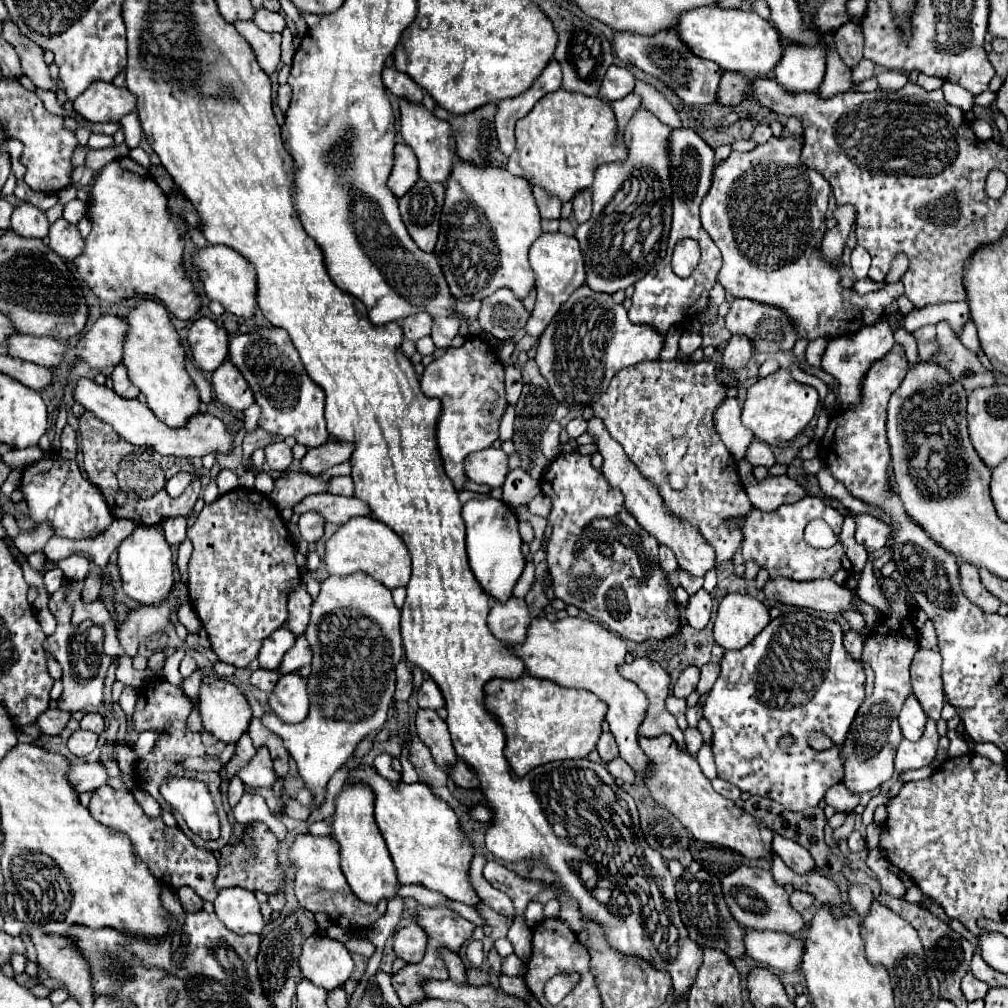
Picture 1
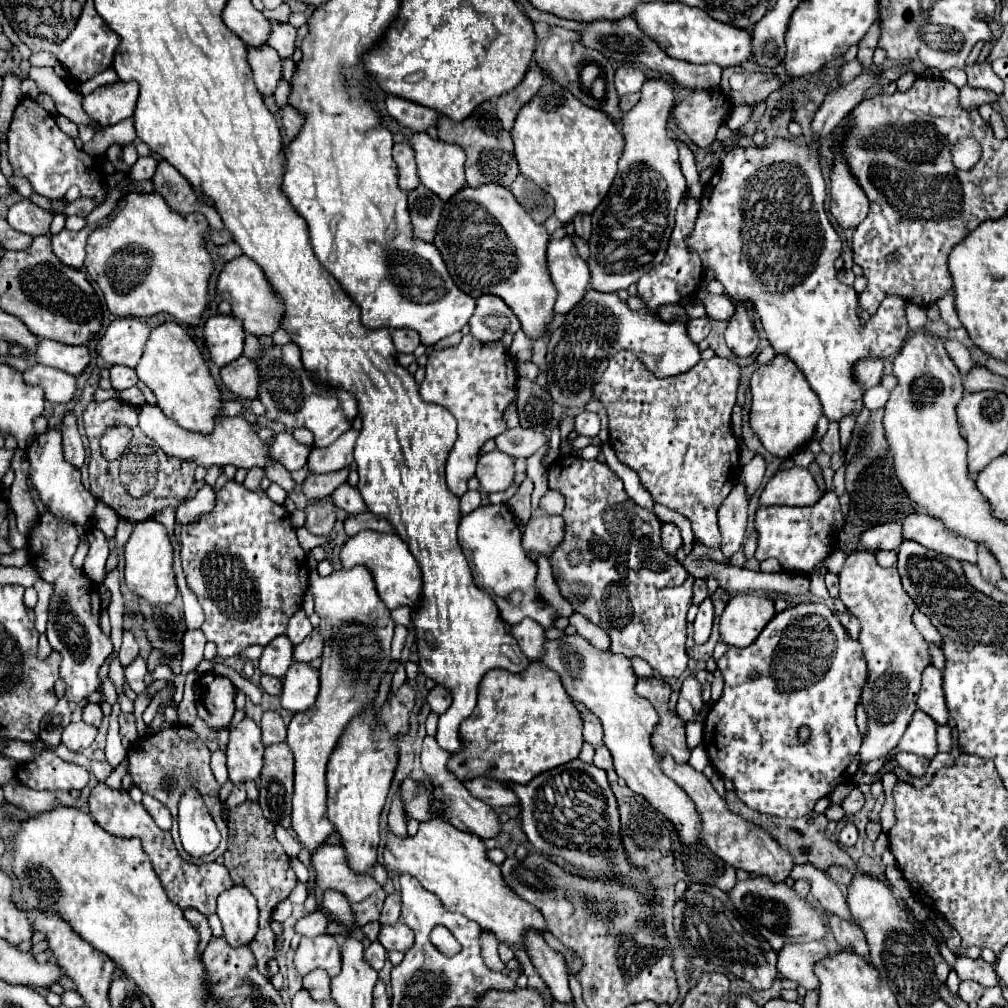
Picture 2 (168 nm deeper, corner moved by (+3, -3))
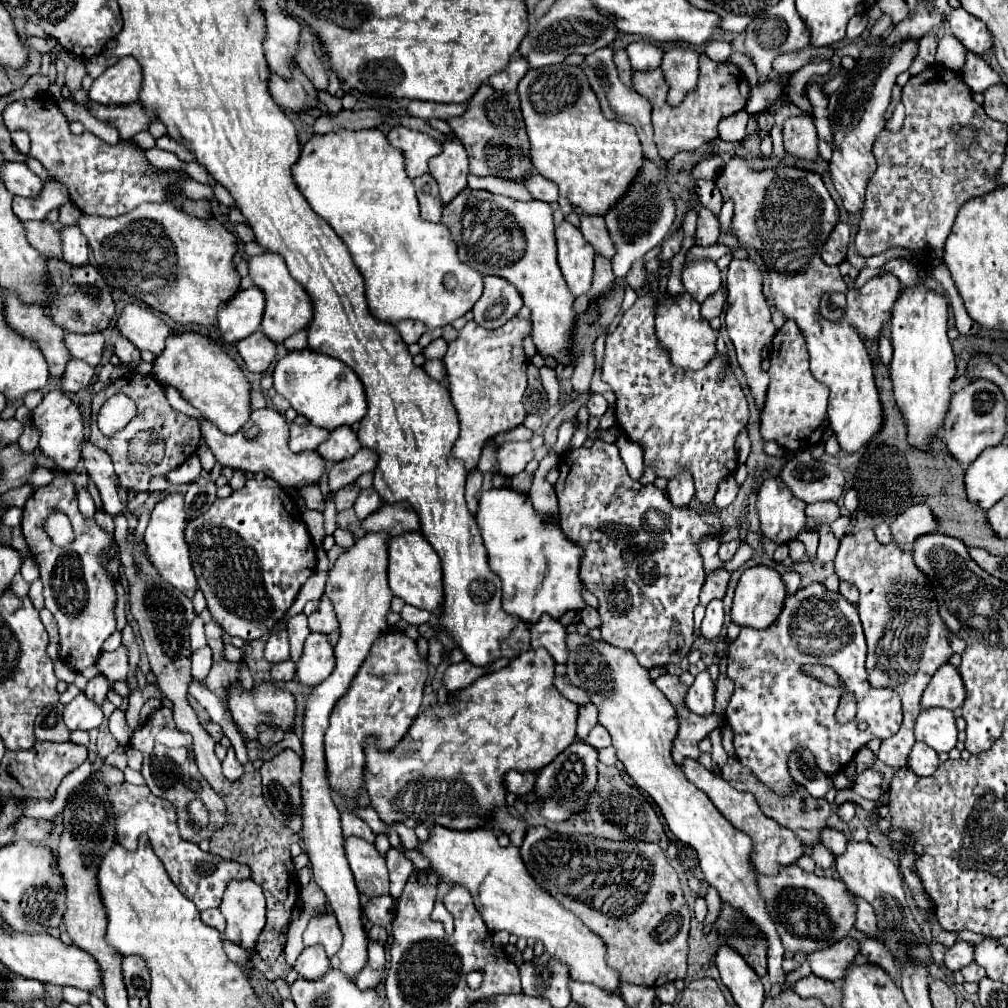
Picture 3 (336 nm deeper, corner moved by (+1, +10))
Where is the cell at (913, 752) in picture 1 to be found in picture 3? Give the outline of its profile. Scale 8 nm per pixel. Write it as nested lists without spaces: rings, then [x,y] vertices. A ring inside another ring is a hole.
[[[915,743],[911,753],[907,755],[907,769],[913,771],[915,775],[929,777],[935,773],[939,765],[939,755],[925,743]]]

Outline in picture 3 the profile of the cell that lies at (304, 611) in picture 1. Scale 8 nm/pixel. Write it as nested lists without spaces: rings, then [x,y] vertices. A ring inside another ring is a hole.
[[[299,613],[299,615],[291,617],[287,623],[287,631],[289,631],[289,645],[291,645],[291,661],[297,661],[297,659],[301,659],[303,643],[307,639],[307,635],[311,633],[307,627],[307,615]]]

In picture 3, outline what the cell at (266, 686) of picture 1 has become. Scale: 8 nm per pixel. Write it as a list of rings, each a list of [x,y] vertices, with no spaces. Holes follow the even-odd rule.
[[[289,659],[289,661],[283,661],[283,663],[277,663],[271,667],[271,677],[275,681],[291,681],[295,677],[295,663]]]

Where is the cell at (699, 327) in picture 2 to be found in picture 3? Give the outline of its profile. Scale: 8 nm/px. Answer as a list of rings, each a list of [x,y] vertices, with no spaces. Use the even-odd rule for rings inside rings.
[[[723,285],[719,291],[715,291],[709,299],[703,301],[703,305],[701,305],[701,315],[703,315],[705,319],[713,319],[713,317],[721,315],[723,305],[725,305],[725,297],[727,297],[727,289],[725,289],[725,285]]]

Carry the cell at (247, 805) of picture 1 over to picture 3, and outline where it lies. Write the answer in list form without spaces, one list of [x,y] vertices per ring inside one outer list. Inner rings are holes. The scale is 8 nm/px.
[[[233,747],[227,749],[227,757],[223,759],[223,775],[225,775],[229,781],[237,781],[237,779],[243,775],[243,765],[237,761]]]

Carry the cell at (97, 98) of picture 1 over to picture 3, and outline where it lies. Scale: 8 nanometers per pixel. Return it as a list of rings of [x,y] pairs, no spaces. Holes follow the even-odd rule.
[[[123,57],[107,67],[91,85],[89,97],[99,105],[129,105],[139,101],[141,65],[133,57]]]

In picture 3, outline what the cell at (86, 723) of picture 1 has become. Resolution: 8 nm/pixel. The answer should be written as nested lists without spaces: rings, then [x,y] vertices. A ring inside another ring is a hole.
[[[97,675],[97,677],[93,677],[93,679],[87,683],[85,695],[87,695],[87,699],[95,701],[97,705],[101,705],[101,703],[105,701],[105,695],[107,695],[109,687],[111,687],[109,681],[107,681],[103,675]]]

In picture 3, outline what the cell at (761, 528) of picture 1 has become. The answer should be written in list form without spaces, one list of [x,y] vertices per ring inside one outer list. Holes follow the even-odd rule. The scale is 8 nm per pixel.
[[[767,477],[757,493],[757,513],[767,539],[787,543],[805,529],[805,501],[797,499],[779,477]]]

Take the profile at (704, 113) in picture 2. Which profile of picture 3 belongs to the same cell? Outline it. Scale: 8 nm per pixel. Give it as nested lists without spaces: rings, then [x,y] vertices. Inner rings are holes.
[[[707,55],[699,57],[699,81],[693,91],[685,95],[685,99],[677,107],[667,105],[667,83],[661,69],[655,71],[633,71],[633,87],[643,93],[653,107],[653,129],[655,129],[655,145],[659,155],[669,161],[679,151],[695,151],[705,143],[717,139],[717,125],[723,117],[729,117],[741,109],[749,99],[749,83],[745,75],[741,75],[739,67],[725,61],[711,61]]]

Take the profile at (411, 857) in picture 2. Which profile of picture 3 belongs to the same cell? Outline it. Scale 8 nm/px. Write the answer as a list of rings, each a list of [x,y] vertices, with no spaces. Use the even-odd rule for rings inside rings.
[[[437,825],[431,831],[431,839],[421,843],[419,853],[431,861],[431,869],[441,877],[437,885],[439,895],[443,897],[455,883],[465,885],[489,931],[509,931],[521,939],[541,939],[547,953],[569,965],[571,979],[593,983],[607,993],[619,993],[621,977],[607,965],[601,937],[589,931],[579,917],[563,909],[543,887],[537,887],[537,881],[529,875],[525,863],[521,863],[517,847],[501,847],[489,829],[449,831]]]

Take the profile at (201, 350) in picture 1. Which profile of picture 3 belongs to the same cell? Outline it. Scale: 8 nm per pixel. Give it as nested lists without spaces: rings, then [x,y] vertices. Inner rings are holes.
[[[259,287],[239,291],[227,305],[219,309],[219,331],[223,341],[237,343],[249,337],[259,325],[265,311],[265,295]]]

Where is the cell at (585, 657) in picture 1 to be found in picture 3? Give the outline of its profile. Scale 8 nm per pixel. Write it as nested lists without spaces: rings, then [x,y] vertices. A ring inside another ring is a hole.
[[[569,633],[567,635],[567,647],[569,647],[569,661],[567,661],[567,677],[577,685],[577,687],[581,687],[587,695],[589,695],[589,699],[591,699],[591,703],[597,707],[597,711],[599,711],[599,723],[609,731],[609,735],[611,735],[611,739],[613,739],[613,747],[617,749],[617,757],[619,757],[619,761],[625,765],[625,771],[627,771],[627,775],[635,781],[635,785],[639,787],[639,789],[643,789],[643,791],[647,791],[649,793],[649,797],[657,803],[657,807],[661,809],[661,813],[663,813],[663,817],[665,817],[665,823],[667,823],[667,827],[671,829],[671,833],[679,839],[679,841],[683,841],[683,843],[687,843],[687,845],[691,845],[695,851],[697,851],[697,857],[699,857],[699,865],[701,865],[701,871],[703,871],[703,875],[705,875],[705,881],[711,885],[711,887],[715,887],[717,889],[717,893],[719,893],[719,897],[721,897],[721,901],[723,903],[729,903],[733,909],[737,909],[737,911],[741,911],[741,915],[745,915],[745,917],[749,917],[749,921],[753,921],[755,925],[757,925],[757,929],[761,931],[761,935],[765,935],[765,939],[767,939],[767,975],[769,975],[769,981],[775,985],[775,983],[779,983],[779,985],[783,985],[783,989],[787,989],[785,987],[785,983],[787,983],[787,973],[785,973],[785,969],[781,967],[781,963],[783,963],[783,959],[785,959],[785,947],[783,947],[783,943],[781,943],[781,939],[779,939],[779,935],[777,935],[777,931],[775,931],[775,925],[773,925],[773,921],[771,921],[771,915],[769,915],[769,911],[767,911],[767,907],[765,907],[765,899],[761,897],[761,893],[759,893],[759,887],[757,887],[757,869],[755,869],[755,865],[753,865],[753,861],[751,861],[751,855],[753,855],[753,841],[743,833],[743,831],[739,831],[739,829],[735,829],[719,811],[717,811],[717,807],[709,801],[709,797],[703,793],[703,791],[699,791],[693,783],[689,783],[689,779],[679,771],[679,767],[673,763],[673,757],[671,757],[671,743],[673,743],[673,739],[675,739],[675,735],[677,735],[677,731],[679,731],[679,723],[677,723],[677,713],[675,713],[675,707],[669,703],[669,699],[653,685],[653,681],[651,681],[651,677],[649,677],[649,671],[645,669],[645,667],[641,667],[639,663],[637,663],[637,659],[635,659],[635,655],[633,653],[629,653],[627,649],[619,649],[619,647],[613,647],[613,645],[609,645],[609,643],[605,643],[605,641],[595,641],[595,639],[591,639],[589,635],[579,635],[579,633]]]

